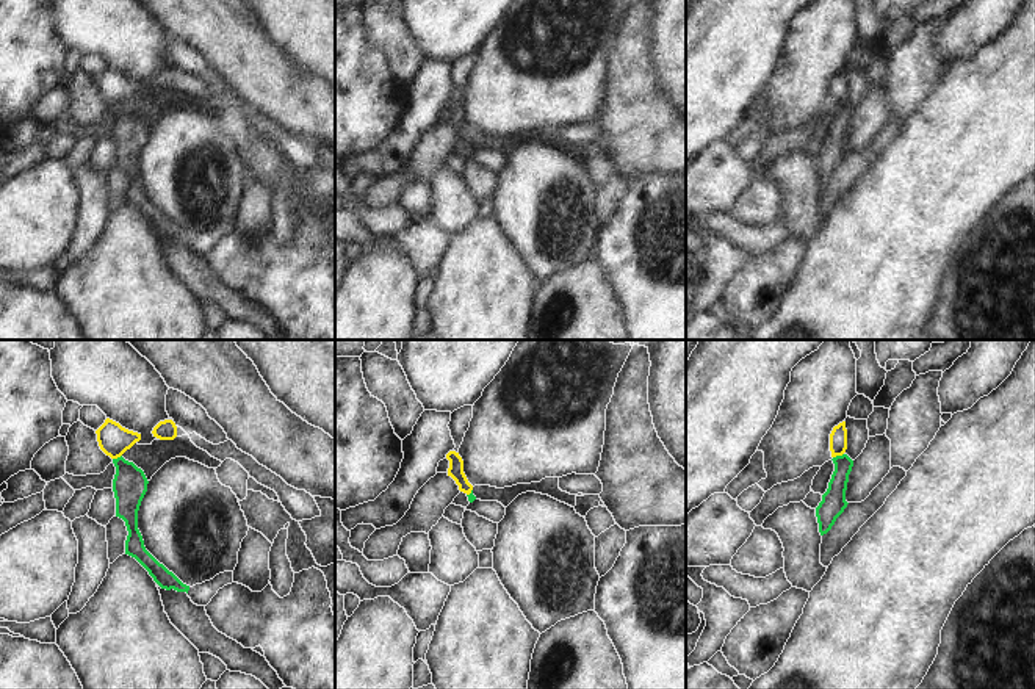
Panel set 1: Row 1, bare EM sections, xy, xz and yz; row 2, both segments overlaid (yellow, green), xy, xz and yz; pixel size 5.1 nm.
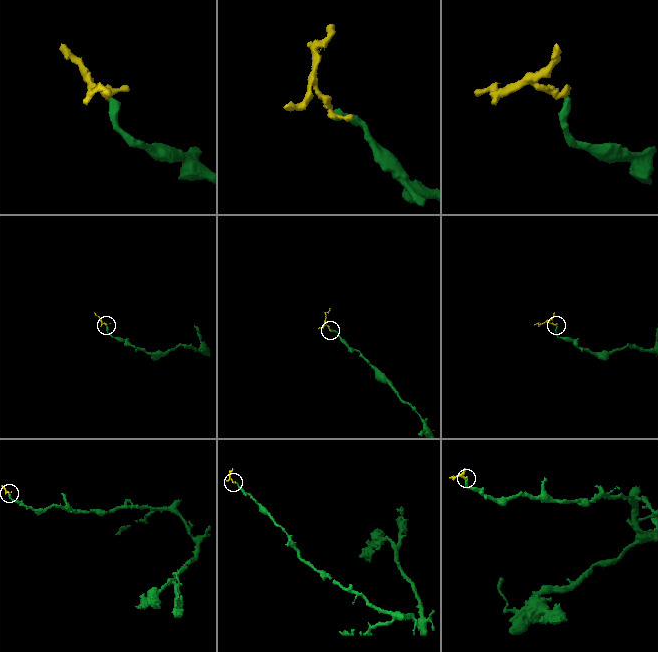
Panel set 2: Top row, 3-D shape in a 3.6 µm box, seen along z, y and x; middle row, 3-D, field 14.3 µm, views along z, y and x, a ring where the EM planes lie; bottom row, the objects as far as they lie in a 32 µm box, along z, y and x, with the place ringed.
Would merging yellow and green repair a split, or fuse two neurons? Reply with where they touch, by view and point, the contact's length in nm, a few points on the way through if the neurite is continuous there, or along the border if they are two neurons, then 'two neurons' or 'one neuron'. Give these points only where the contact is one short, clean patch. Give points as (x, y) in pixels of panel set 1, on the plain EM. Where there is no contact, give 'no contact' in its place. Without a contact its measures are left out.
contact yz (838, 104); length 60 nm; border yz (843, 102), (833, 107); two neurons

